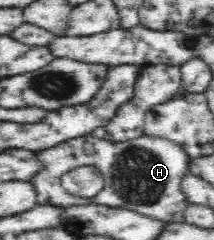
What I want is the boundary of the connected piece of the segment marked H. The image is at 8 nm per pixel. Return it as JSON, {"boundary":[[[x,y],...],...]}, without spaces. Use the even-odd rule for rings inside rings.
{"boundary":[[[90,134],[62,141],[50,148],[42,148],[42,152],[38,152],[38,161],[42,164],[42,170],[34,175],[34,180],[30,180],[30,183],[34,184],[34,190],[38,194],[36,196],[38,204],[52,204],[52,206],[58,207],[100,204],[106,207],[132,210],[162,222],[178,223],[185,221],[183,216],[187,200],[182,192],[181,180],[189,172],[191,159],[181,144],[176,144],[160,136],[145,134],[132,140],[114,142],[102,140]],[[79,166],[96,166],[98,168],[100,174],[105,178],[105,185],[100,194],[96,194],[90,199],[79,198],[67,193],[62,187],[60,176]]]}

